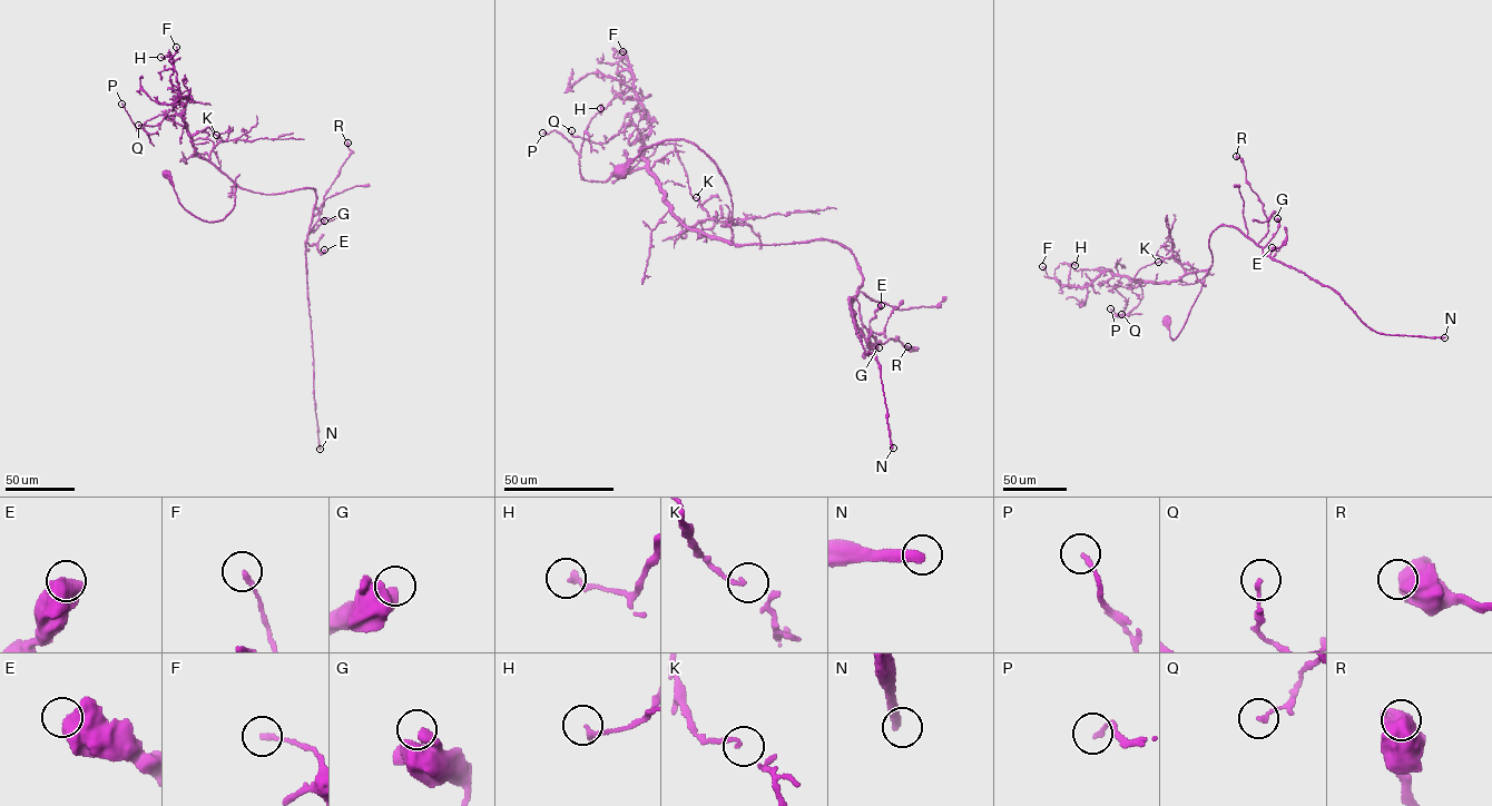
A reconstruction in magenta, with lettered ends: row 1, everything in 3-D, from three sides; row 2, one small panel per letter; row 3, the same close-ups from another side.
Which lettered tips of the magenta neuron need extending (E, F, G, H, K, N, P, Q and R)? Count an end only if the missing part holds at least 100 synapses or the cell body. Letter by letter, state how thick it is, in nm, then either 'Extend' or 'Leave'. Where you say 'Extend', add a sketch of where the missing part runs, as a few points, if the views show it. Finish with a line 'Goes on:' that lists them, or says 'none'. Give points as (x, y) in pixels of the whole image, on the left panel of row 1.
E: Thickness 850 nm. Leave
F: Thickness 180 nm. Leave
G: Thickness 650 nm. Leave
H: Thickness 200 nm. Leave
K: Thickness 80 nm. Leave
N: Thickness 380 nm. Extend
P: Thickness 150 nm. Leave
Q: Thickness 140 nm. Leave
R: Thickness 800 nm. Leave
Goes on: N

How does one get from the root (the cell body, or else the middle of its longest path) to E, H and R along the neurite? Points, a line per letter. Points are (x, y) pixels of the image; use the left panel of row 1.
E: (166, 174), (184, 207), (210, 222), (234, 208), (235, 186), (270, 194), (313, 188), (305, 245), (324, 249)
H: (166, 174), (202, 219), (234, 208), (235, 185), (195, 151), (189, 96), (160, 57)
R: (166, 174), (184, 207), (210, 222), (234, 208), (235, 186), (313, 188), (311, 229), (347, 143)

